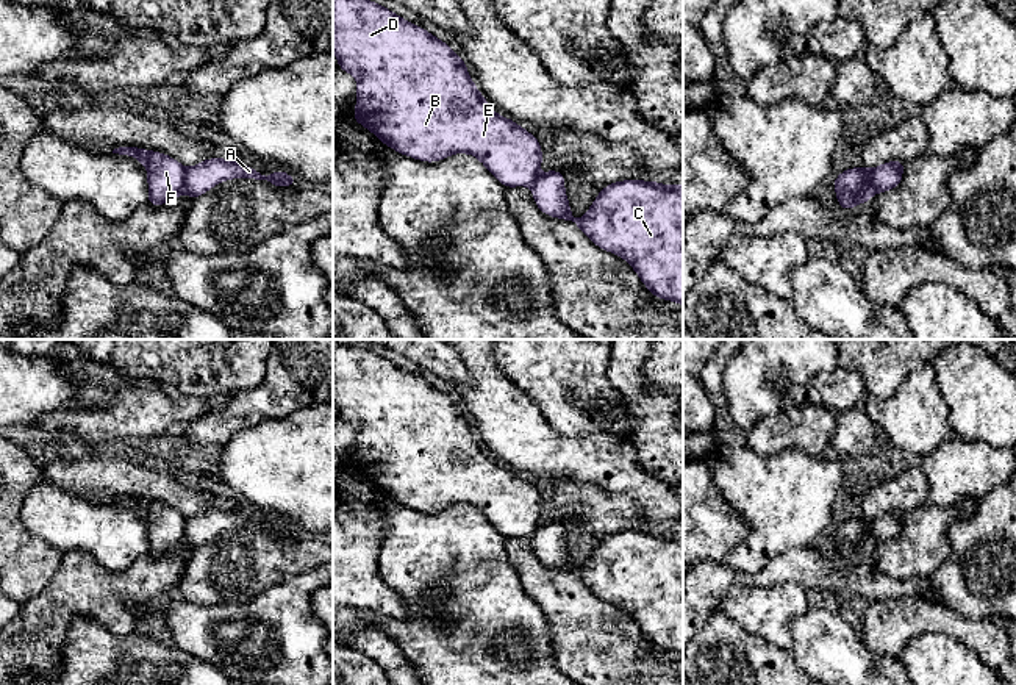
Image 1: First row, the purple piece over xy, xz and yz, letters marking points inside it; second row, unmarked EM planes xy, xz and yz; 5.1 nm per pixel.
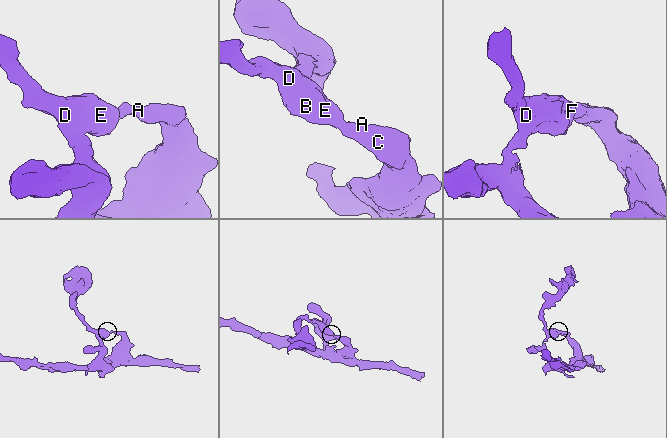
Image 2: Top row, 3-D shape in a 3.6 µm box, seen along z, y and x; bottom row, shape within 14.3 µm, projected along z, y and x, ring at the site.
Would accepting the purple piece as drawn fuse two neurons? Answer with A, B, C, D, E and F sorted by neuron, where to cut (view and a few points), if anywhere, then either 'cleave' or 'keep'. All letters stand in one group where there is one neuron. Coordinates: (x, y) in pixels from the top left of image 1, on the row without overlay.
groups A C / B D E F; cut yz (874, 520), (871, 543); cleave

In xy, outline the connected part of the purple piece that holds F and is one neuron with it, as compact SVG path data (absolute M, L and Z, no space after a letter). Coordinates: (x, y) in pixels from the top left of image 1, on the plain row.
M131 496L114 499L113 504L134 507L148 521L148 555L166 555L184 543L186 518L169 505Z

